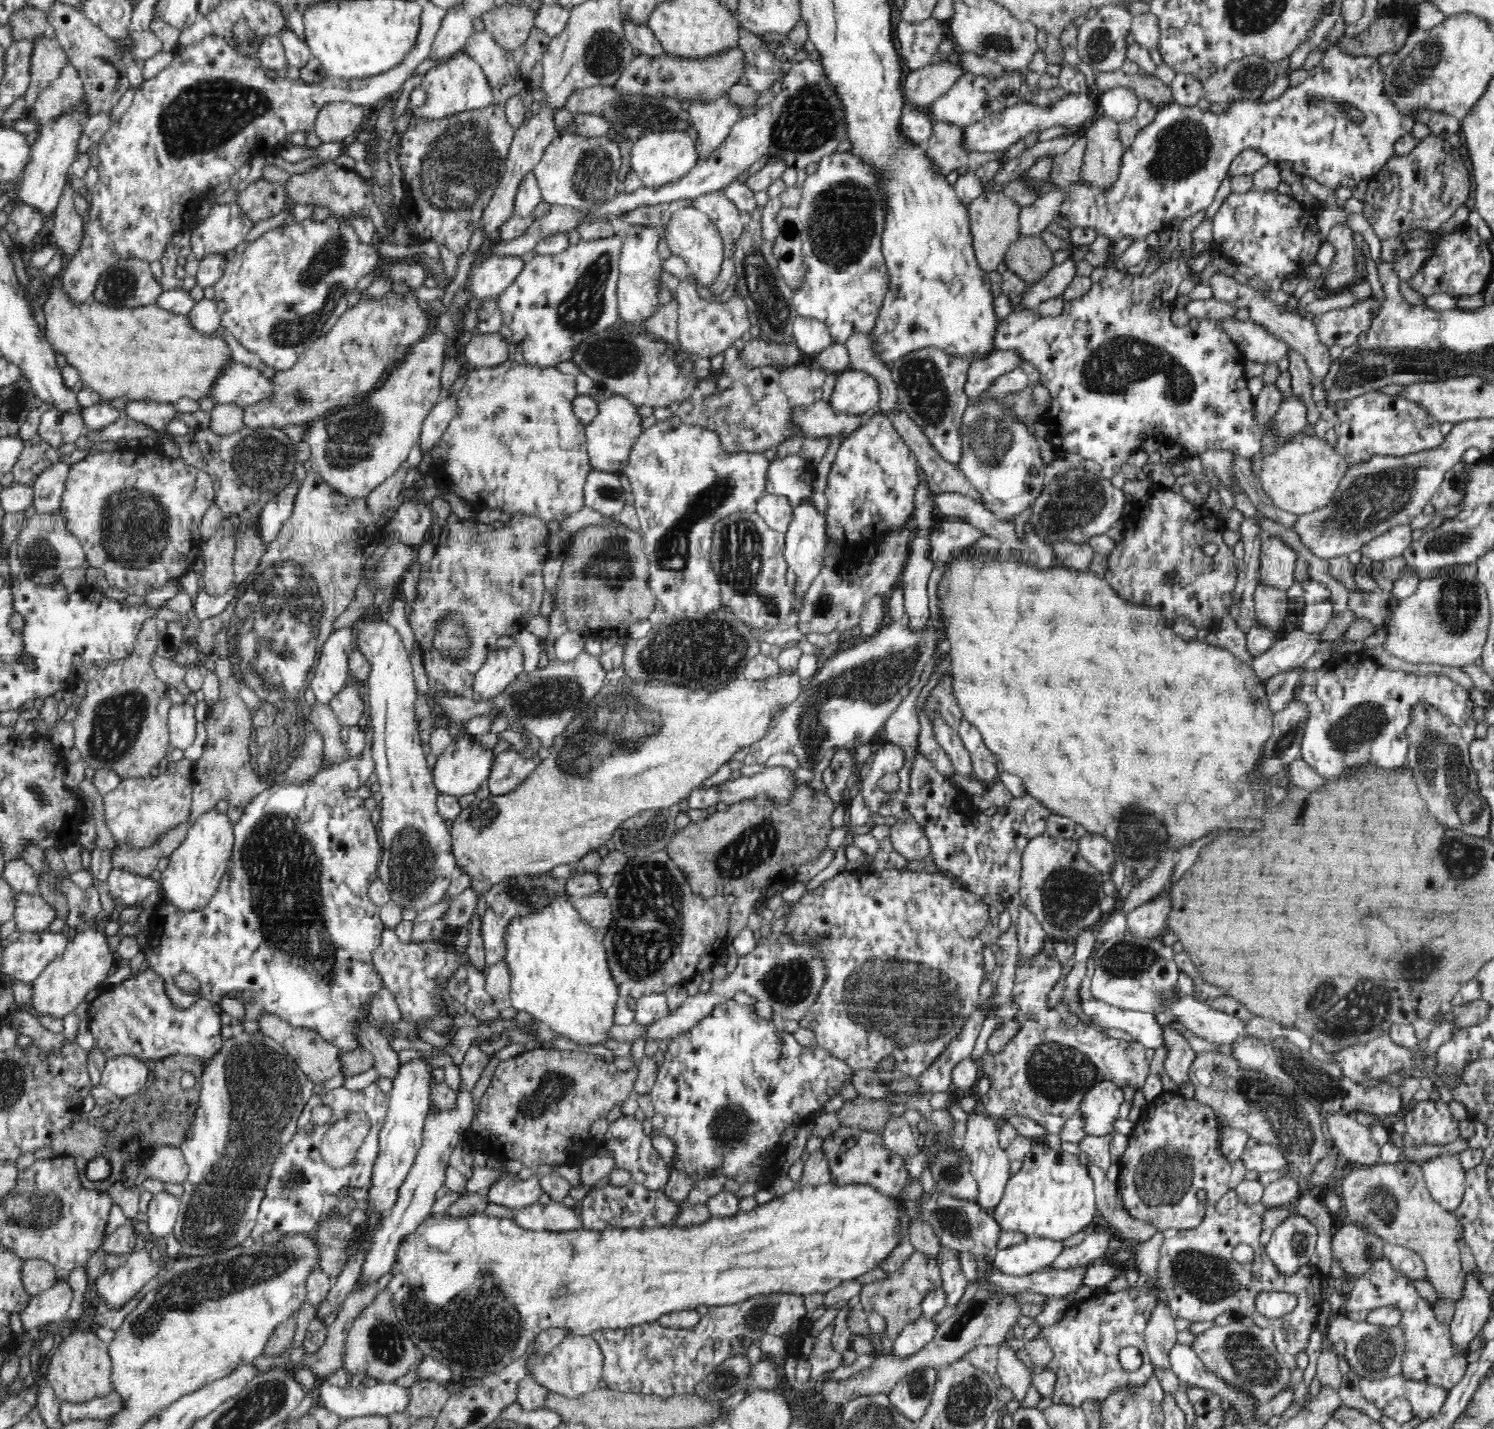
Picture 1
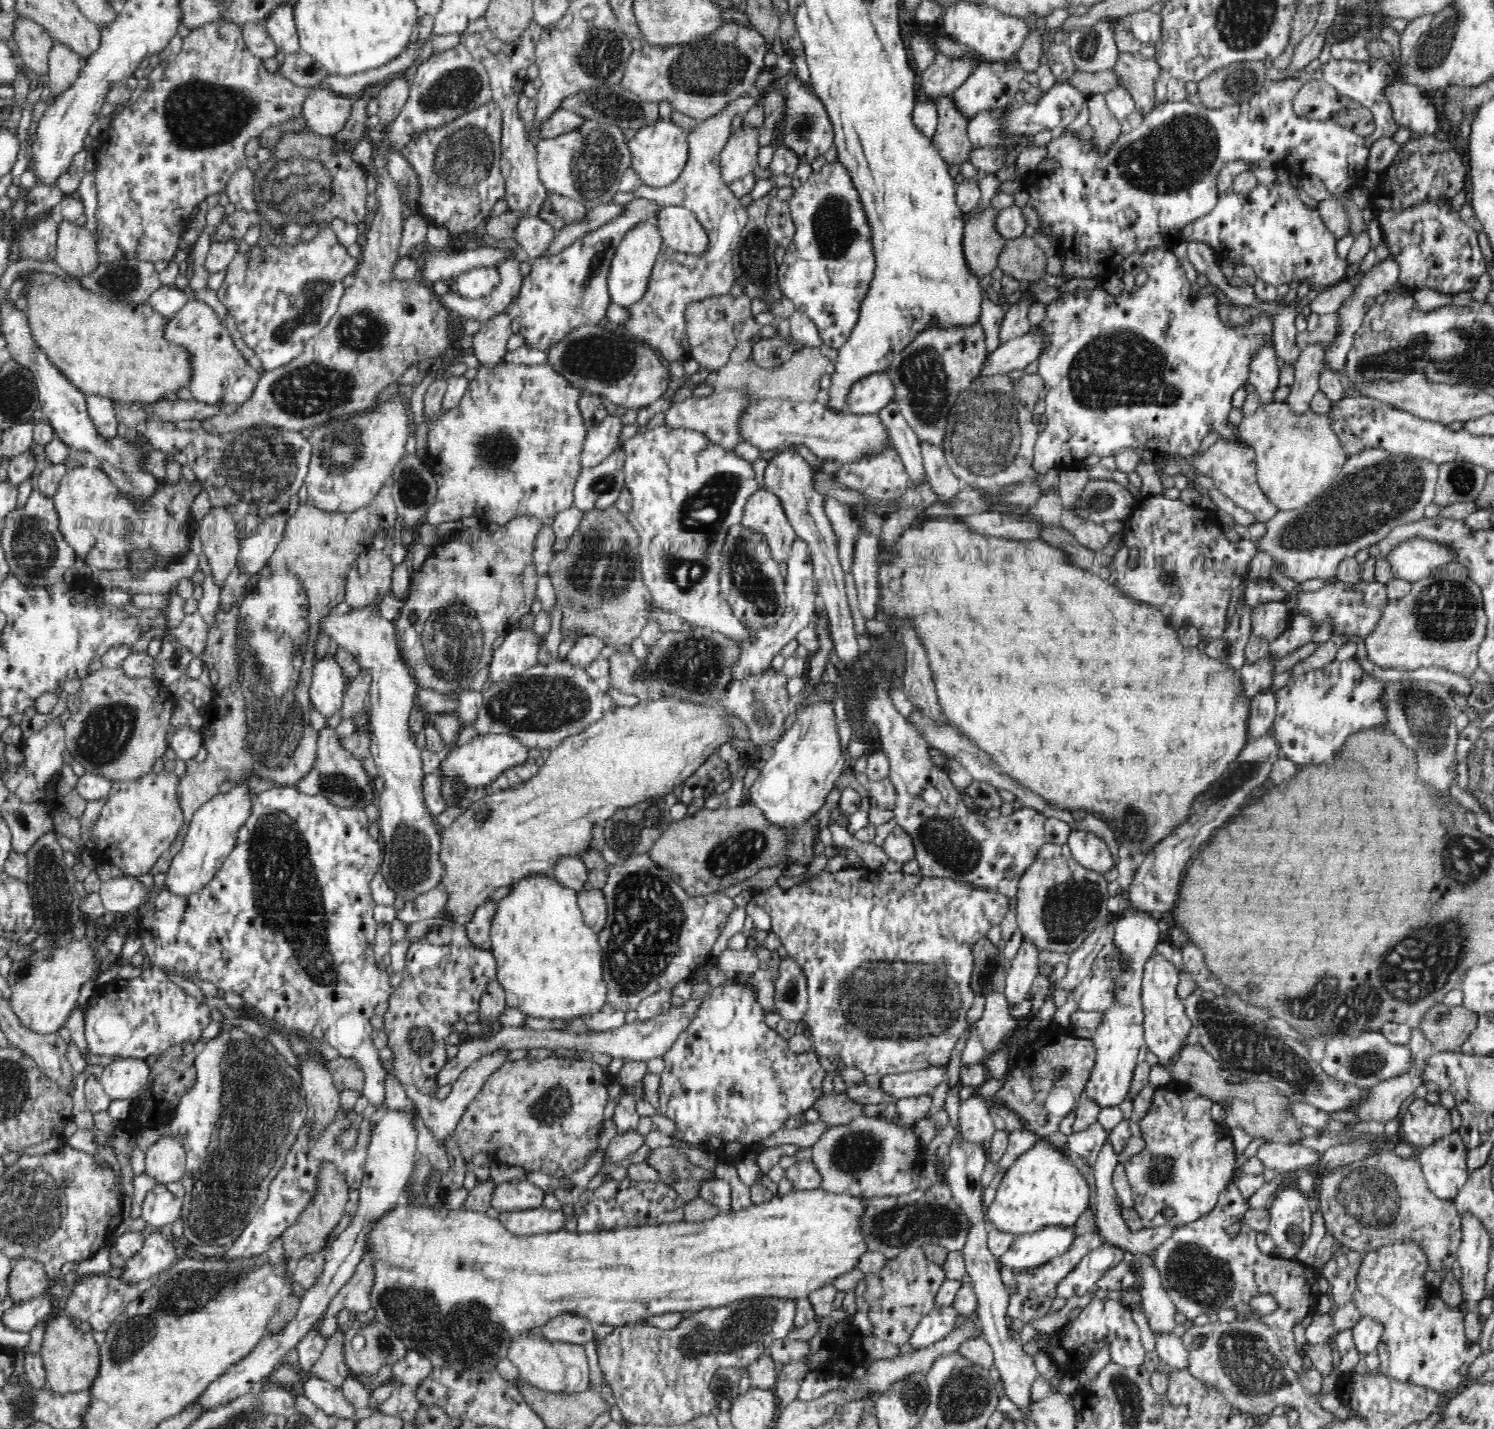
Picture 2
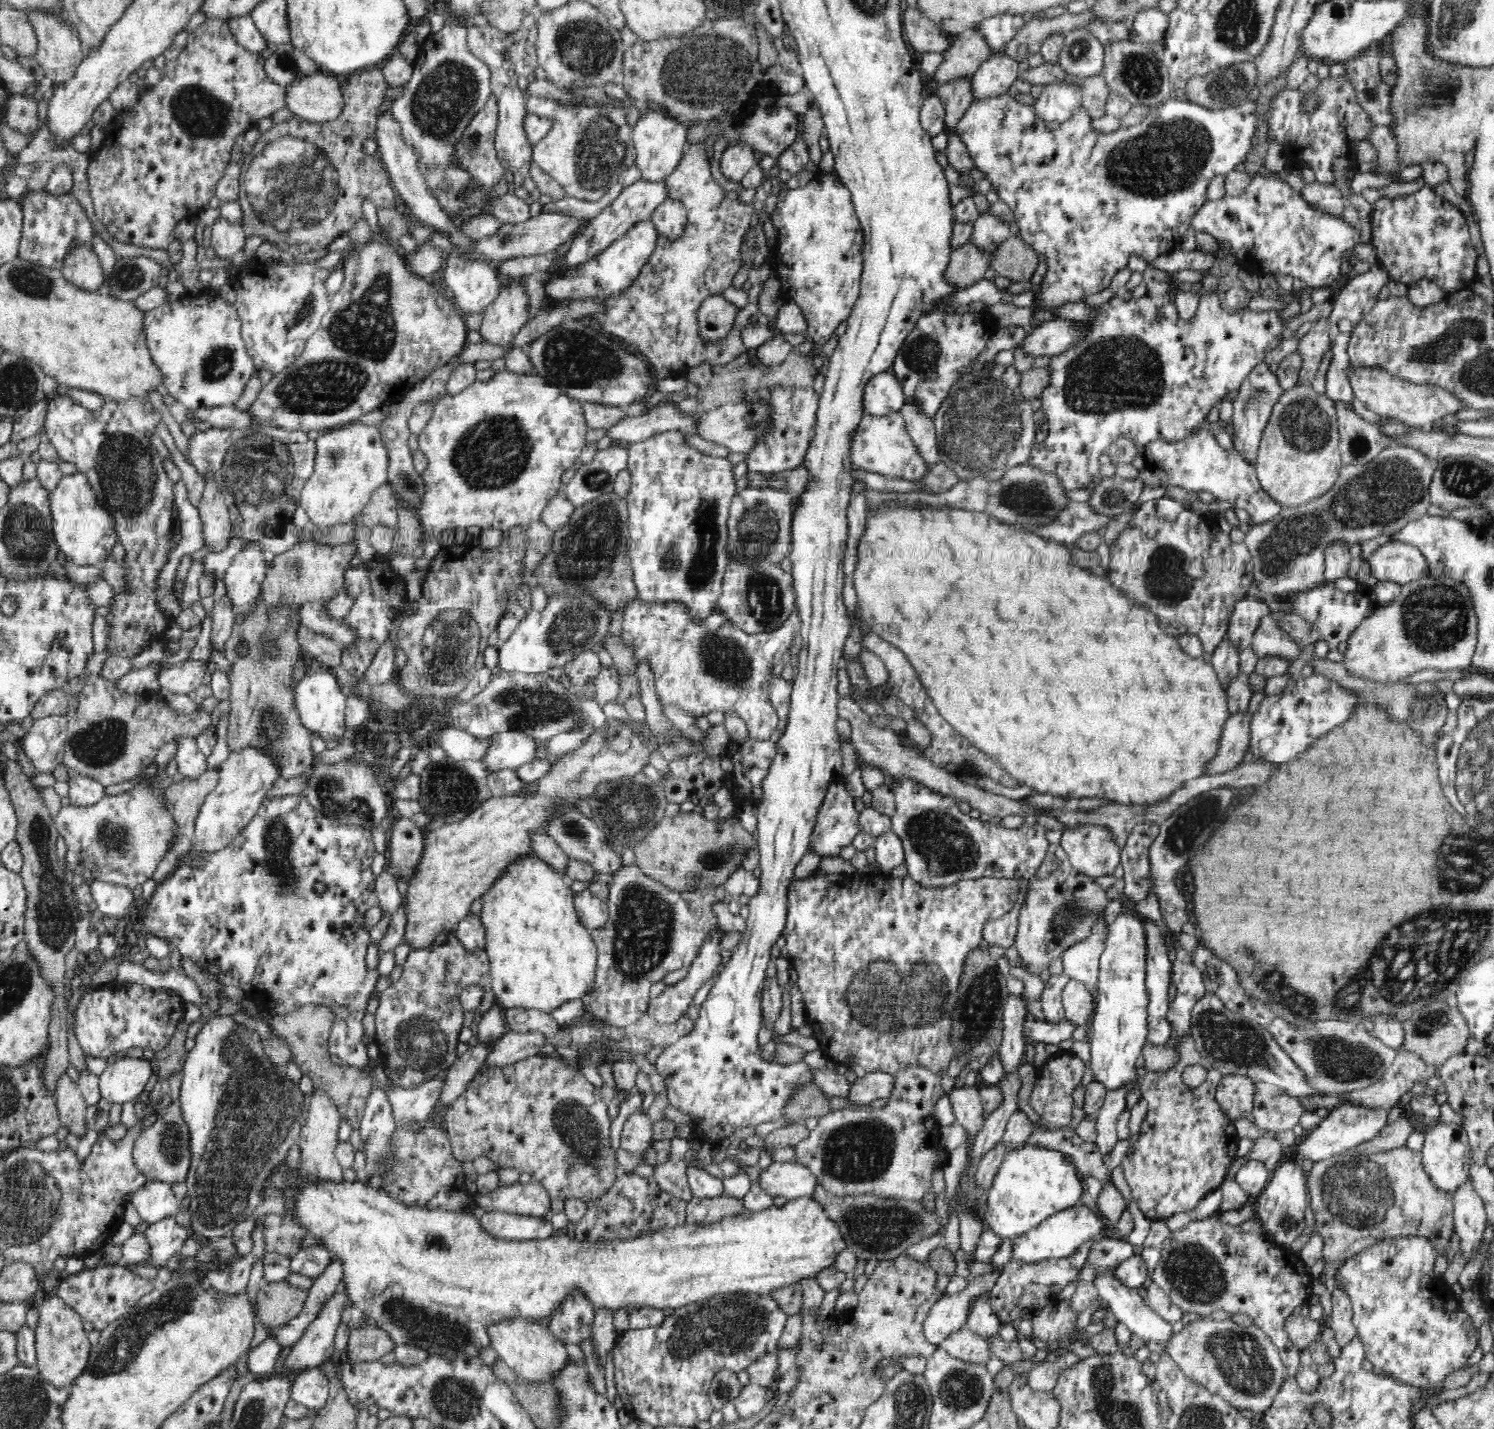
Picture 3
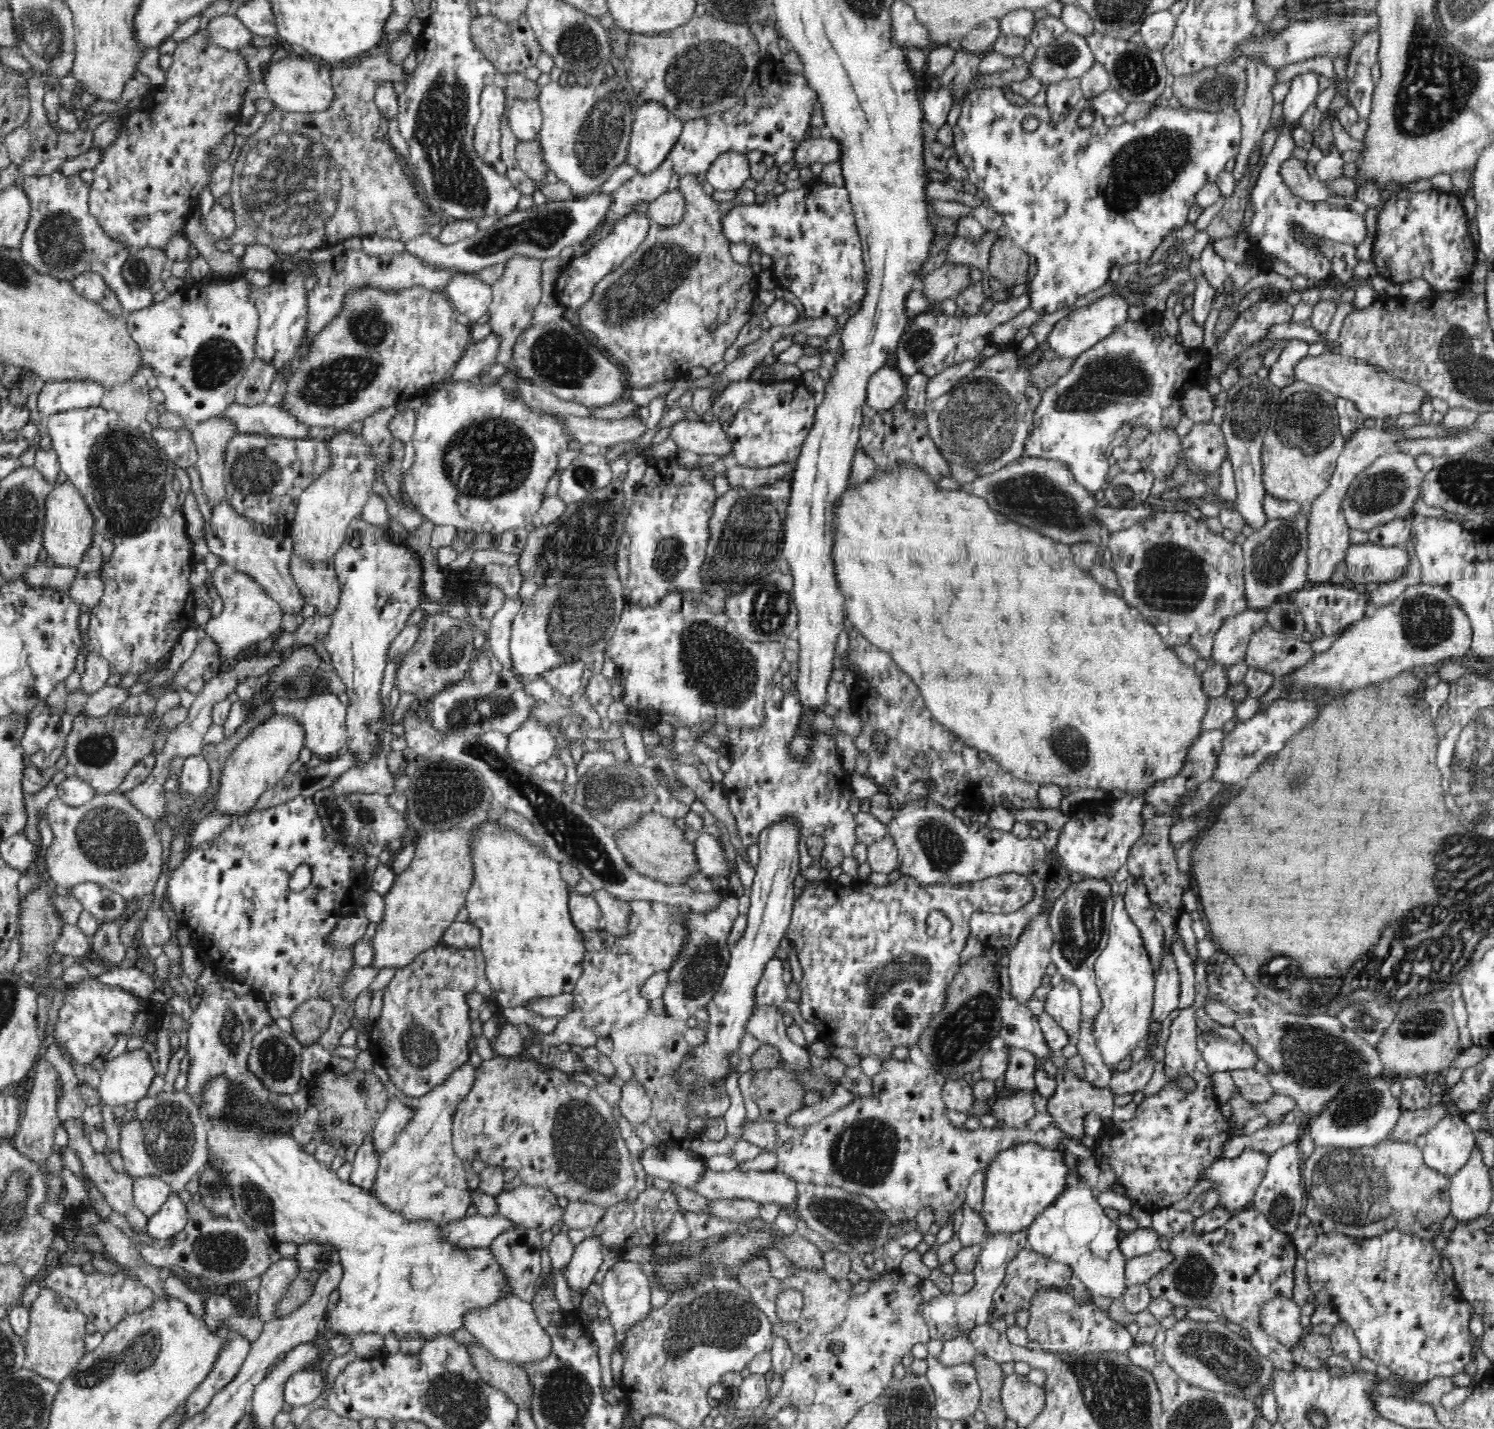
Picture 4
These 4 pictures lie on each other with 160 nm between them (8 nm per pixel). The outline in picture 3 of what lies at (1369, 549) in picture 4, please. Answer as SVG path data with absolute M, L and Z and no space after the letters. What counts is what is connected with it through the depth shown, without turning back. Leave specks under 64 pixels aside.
M1388 542L1374 550L1368 558L1371 574L1379 581L1406 584L1430 577L1430 561L1417 546Z

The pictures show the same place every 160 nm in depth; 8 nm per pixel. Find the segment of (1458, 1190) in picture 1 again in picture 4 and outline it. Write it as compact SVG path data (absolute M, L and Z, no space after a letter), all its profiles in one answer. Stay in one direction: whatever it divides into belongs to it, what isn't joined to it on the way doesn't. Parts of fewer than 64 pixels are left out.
M1455 1113L1448 1114L1425 1135L1426 1143L1421 1148L1425 1165L1444 1177L1452 1178L1458 1170L1461 1170L1462 1166L1465 1166L1466 1162L1470 1160L1472 1150L1475 1148L1473 1131L1463 1116Z

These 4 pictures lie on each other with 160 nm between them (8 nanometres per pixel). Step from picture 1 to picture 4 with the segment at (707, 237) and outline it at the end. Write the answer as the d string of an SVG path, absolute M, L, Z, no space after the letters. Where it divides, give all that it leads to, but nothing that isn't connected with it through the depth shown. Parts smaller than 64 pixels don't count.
M677 189L661 194L647 206L649 220L663 228L678 224L685 213L685 198Z

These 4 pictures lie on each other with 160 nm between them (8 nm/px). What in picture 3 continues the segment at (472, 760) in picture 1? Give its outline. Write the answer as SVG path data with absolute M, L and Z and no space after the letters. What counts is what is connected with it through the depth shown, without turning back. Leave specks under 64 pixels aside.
M518 731L496 733L489 737L481 762L489 774L500 770L514 770L534 760L537 745L533 738Z

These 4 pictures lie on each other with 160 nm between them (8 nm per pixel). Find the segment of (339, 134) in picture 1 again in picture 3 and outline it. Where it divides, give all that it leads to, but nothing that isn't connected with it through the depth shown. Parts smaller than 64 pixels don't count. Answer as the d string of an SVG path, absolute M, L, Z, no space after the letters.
M325 72L306 76L286 89L286 106L300 120L318 124L332 122L344 110L340 79Z

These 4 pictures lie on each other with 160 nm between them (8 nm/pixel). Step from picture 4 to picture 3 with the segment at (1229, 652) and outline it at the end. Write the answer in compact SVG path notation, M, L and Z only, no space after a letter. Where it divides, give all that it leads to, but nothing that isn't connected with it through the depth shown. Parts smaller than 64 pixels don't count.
M1246 594L1236 604L1230 618L1228 636L1240 650L1251 647L1254 631L1260 617L1270 613L1270 605L1260 598L1252 598Z

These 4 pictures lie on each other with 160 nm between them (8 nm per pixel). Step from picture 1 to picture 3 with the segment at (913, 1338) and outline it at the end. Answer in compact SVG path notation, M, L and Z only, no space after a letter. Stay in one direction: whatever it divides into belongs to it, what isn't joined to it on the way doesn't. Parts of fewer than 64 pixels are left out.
M1003 1239L994 1260L992 1260L993 1270L992 1273L982 1274L969 1282L968 1286L964 1290L961 1290L958 1294L946 1295L939 1298L930 1308L930 1312L927 1314L926 1320L924 1320L924 1337L928 1343L939 1346L944 1340L947 1340L954 1332L957 1332L964 1327L966 1323L967 1312L970 1303L978 1296L987 1296L987 1292L991 1290L993 1284L996 1282L1004 1264L1011 1260L1011 1239Z

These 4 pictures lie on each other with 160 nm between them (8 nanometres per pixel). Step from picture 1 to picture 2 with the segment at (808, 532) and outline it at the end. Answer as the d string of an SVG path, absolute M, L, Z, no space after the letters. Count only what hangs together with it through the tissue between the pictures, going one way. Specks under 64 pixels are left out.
M796 535L792 541L786 561L786 606L784 614L770 627L752 633L753 638L750 641L742 641L743 646L746 646L746 650L742 652L742 658L738 660L738 666L734 666L733 679L745 677L748 673L761 673L764 669L770 668L773 657L786 644L794 640L800 630L808 622L812 621L816 614L815 600L817 598L817 584L814 576L814 561L812 561L810 545L802 537Z

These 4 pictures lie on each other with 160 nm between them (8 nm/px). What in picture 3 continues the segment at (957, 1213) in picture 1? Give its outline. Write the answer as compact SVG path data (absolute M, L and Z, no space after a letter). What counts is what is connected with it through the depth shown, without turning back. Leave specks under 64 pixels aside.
M821 1186L814 1190L812 1197L820 1206L824 1205L830 1217L838 1222L847 1248L860 1253L864 1260L870 1257L879 1261L896 1258L910 1246L938 1234L944 1228L944 1218L936 1209L930 1210L923 1199L882 1198L872 1193L839 1197L826 1192Z

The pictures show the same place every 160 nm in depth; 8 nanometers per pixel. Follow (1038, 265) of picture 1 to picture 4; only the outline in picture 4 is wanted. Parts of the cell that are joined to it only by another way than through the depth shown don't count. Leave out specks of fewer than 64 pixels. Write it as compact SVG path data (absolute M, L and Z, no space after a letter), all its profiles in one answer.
M1000 238L998 242L994 242L990 252L990 274L1006 288L1024 284L1030 264L1028 257L1029 254L1011 238Z

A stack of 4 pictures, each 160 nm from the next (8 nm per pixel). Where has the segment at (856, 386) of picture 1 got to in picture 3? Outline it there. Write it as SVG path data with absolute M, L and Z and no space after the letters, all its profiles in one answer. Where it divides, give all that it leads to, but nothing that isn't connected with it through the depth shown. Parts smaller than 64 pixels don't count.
M885 371L876 374L866 384L862 398L865 413L874 416L884 416L899 412L906 400L902 386L892 372Z

